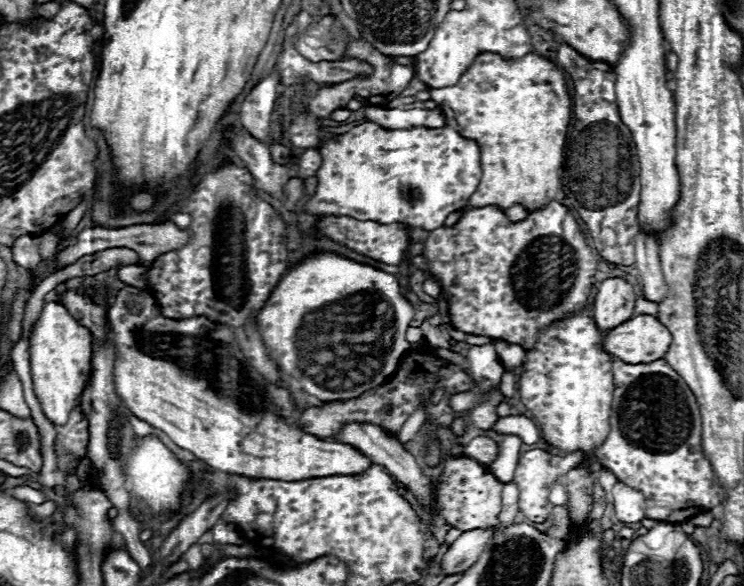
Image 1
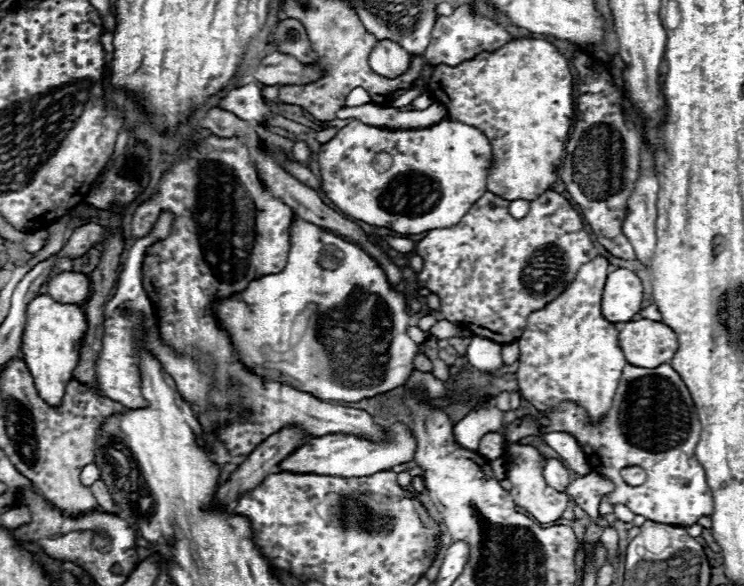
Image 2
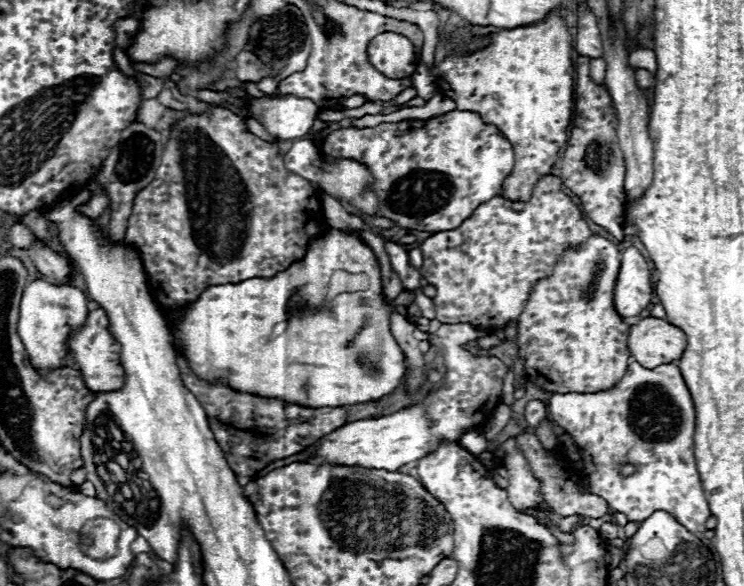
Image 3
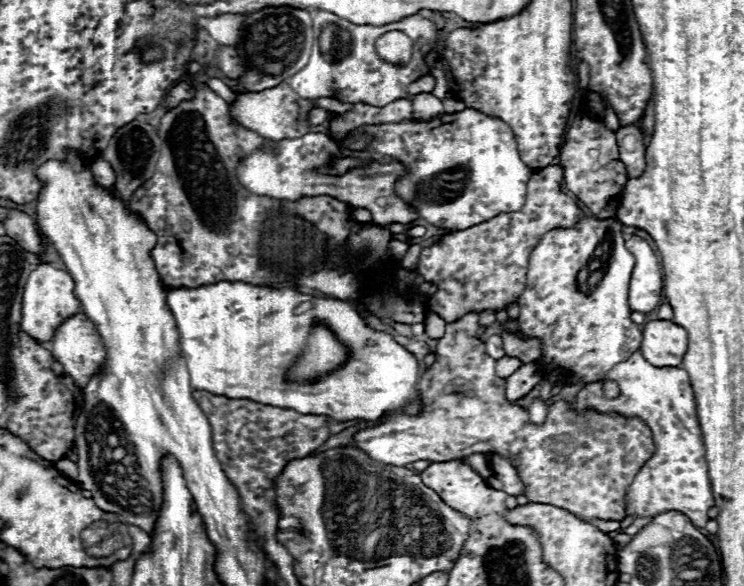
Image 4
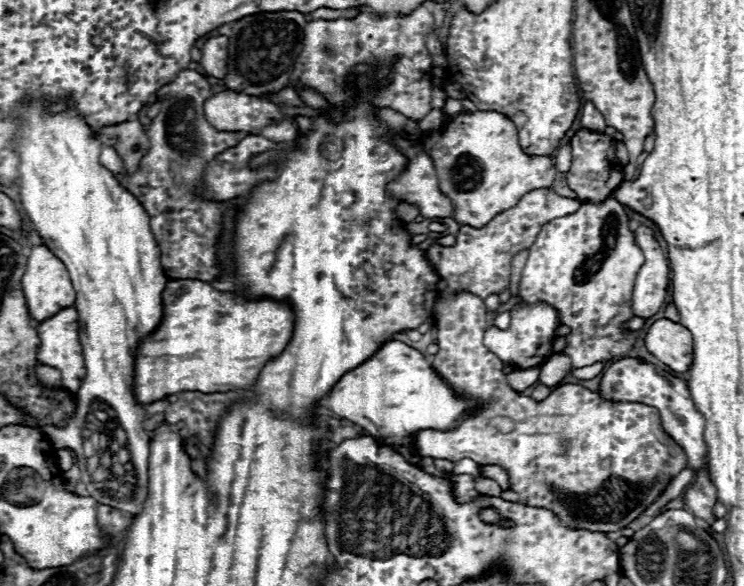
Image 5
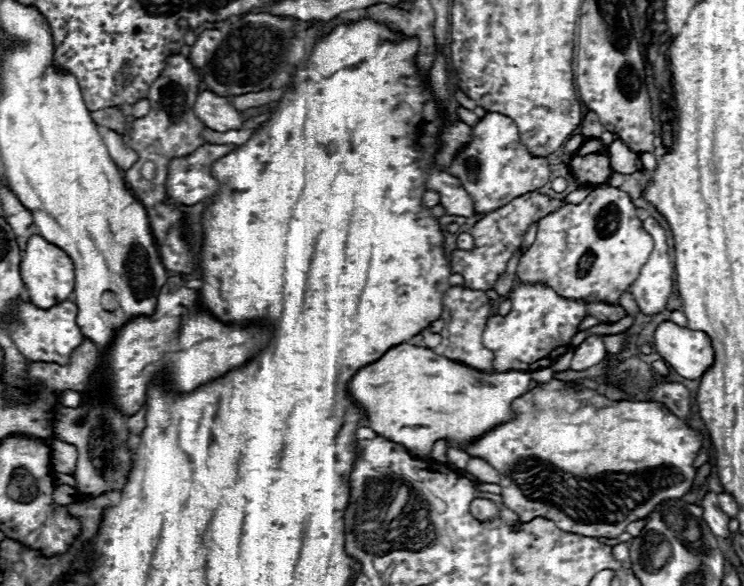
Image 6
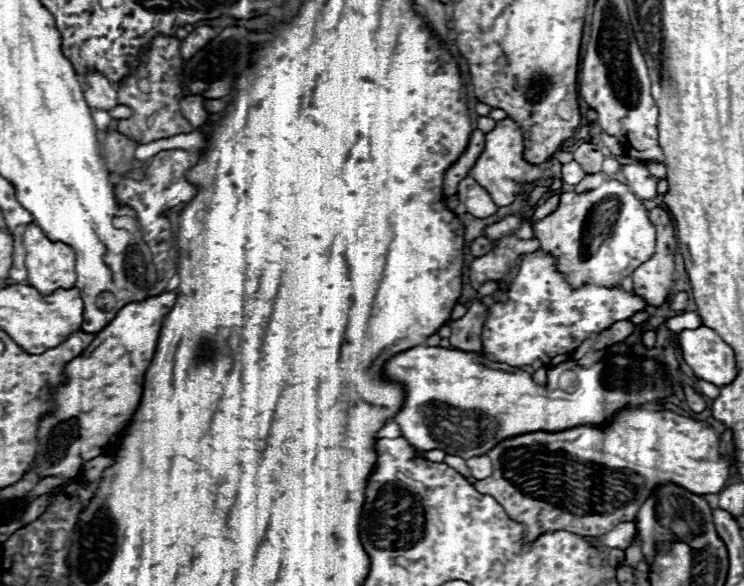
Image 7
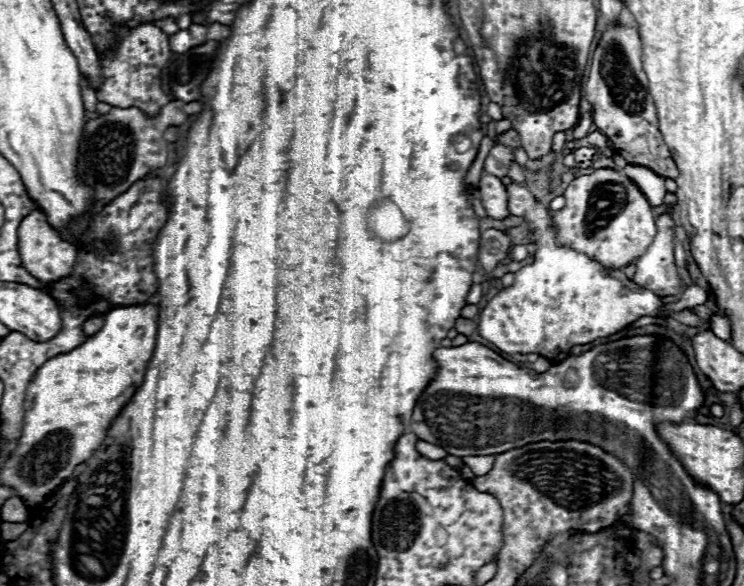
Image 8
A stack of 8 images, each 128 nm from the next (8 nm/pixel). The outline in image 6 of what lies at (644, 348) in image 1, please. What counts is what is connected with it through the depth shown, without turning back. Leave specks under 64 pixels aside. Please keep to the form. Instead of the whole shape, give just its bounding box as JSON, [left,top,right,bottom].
[654,320,714,380]

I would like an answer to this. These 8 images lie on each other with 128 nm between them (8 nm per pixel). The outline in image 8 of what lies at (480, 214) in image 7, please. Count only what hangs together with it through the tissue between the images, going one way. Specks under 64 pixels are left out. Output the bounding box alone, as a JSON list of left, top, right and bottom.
[478,174,510,220]

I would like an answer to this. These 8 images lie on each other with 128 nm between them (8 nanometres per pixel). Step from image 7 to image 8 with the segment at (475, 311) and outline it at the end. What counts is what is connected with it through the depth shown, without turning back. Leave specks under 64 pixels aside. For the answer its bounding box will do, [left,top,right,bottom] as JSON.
[454,318,476,336]

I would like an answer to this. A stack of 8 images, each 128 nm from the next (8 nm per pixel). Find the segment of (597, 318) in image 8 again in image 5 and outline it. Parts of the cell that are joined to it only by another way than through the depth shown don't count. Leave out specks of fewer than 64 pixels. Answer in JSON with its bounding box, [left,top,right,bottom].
[422,112,560,368]

